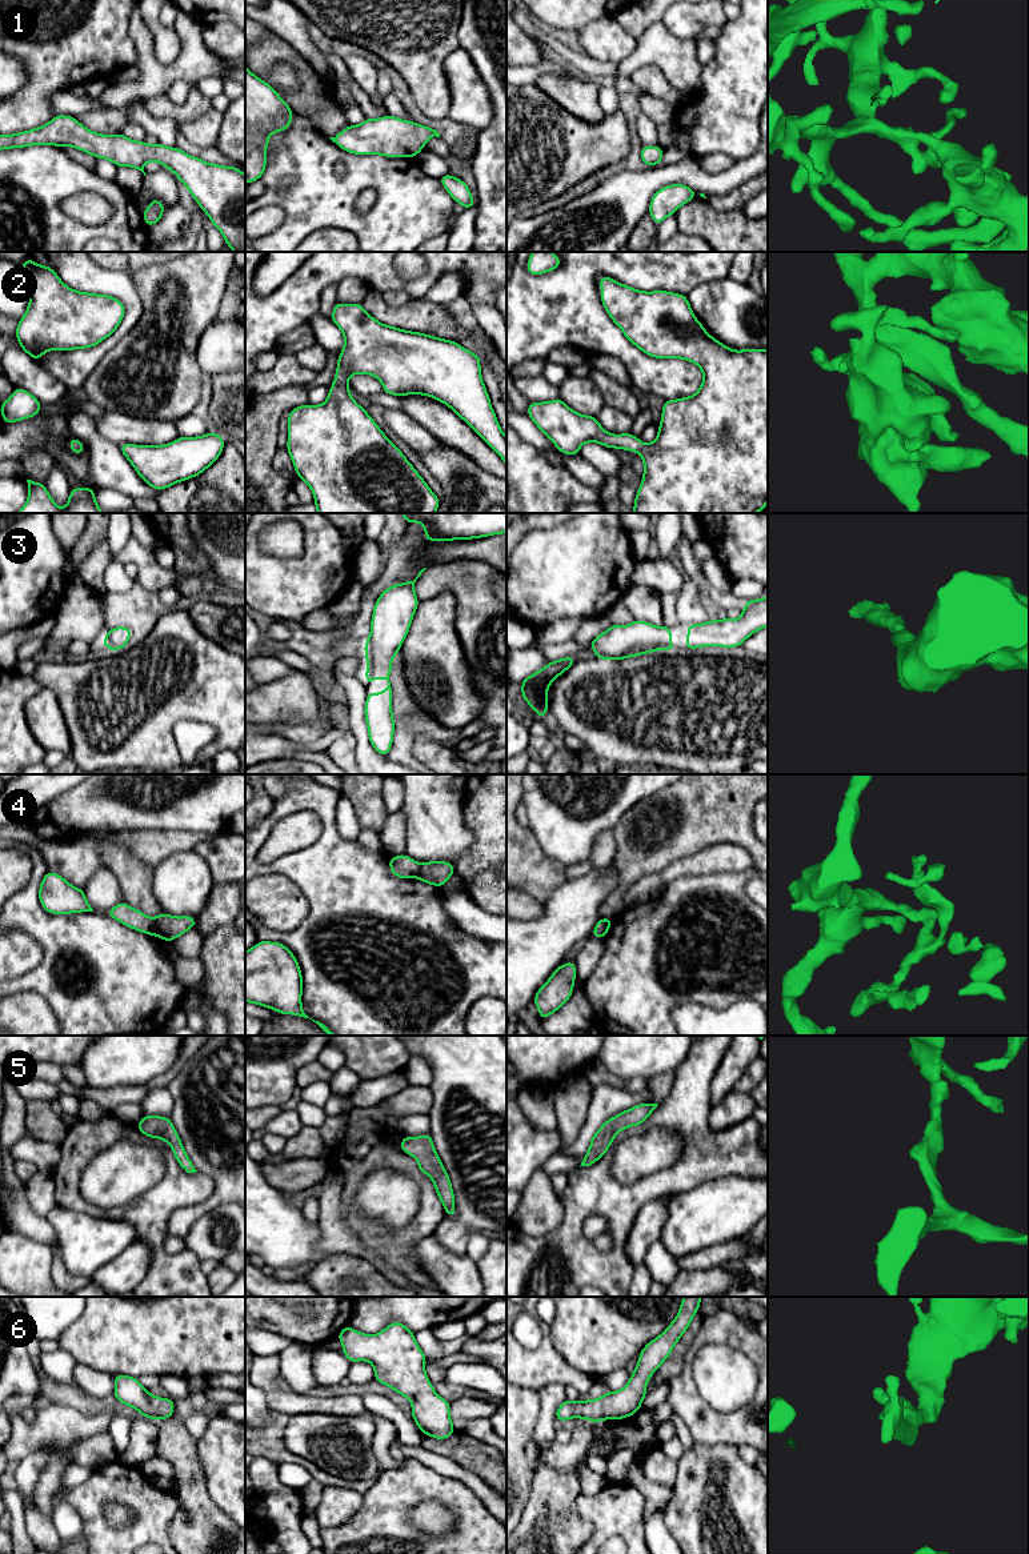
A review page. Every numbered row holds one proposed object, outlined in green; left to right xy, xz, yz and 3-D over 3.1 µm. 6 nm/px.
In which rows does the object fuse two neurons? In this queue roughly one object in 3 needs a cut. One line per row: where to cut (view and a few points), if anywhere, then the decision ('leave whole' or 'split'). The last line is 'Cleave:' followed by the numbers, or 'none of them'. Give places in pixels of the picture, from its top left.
1: no cut; leave whole
2: no cut; leave whole
3: no cut; leave whole
4: cut in xy along (153, 918), (159, 934); split
5: no cut; leave whole
6: no cut; leave whole
Cleave: 4

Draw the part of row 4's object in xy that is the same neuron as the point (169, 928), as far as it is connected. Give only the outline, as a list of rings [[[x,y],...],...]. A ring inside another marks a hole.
[[[161,912],[155,921],[159,938],[171,942],[196,926],[196,918],[192,916],[175,917],[164,912]]]

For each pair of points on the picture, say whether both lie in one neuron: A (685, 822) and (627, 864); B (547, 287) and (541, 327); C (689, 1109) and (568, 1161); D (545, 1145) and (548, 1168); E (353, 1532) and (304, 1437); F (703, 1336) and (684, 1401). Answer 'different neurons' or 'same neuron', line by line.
A: same neuron
B: same neuron
C: different neurons
D: different neurons
E: different neurons
F: same neuron

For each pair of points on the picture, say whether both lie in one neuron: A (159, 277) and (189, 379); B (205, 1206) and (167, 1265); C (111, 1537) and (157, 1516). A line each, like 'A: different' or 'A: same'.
A: same
B: different
C: same

